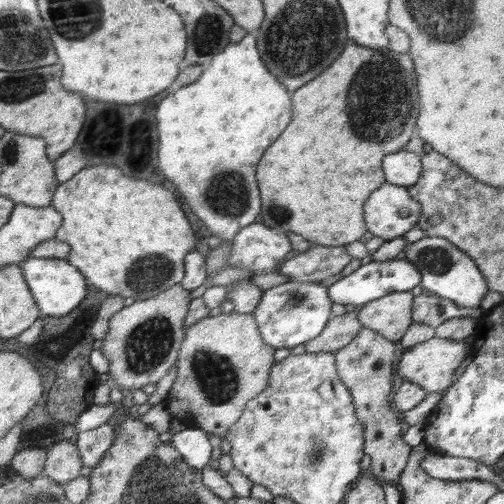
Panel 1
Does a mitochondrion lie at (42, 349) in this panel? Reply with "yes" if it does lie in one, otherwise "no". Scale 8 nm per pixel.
no

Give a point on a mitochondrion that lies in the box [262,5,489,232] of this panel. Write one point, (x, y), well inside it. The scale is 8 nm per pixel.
(377, 106)

